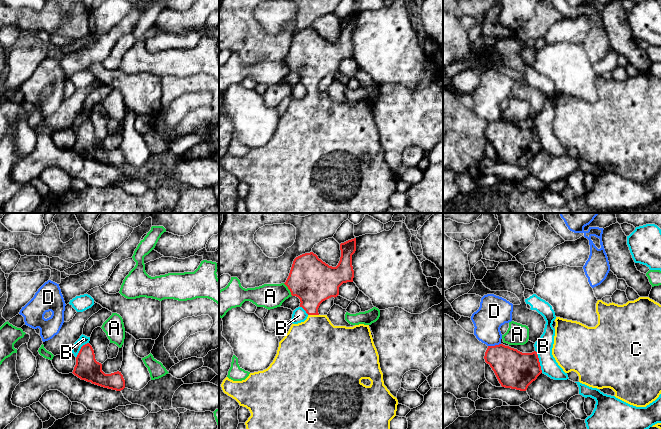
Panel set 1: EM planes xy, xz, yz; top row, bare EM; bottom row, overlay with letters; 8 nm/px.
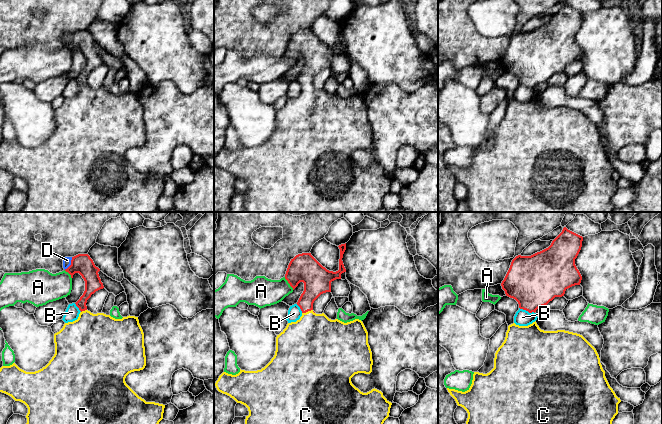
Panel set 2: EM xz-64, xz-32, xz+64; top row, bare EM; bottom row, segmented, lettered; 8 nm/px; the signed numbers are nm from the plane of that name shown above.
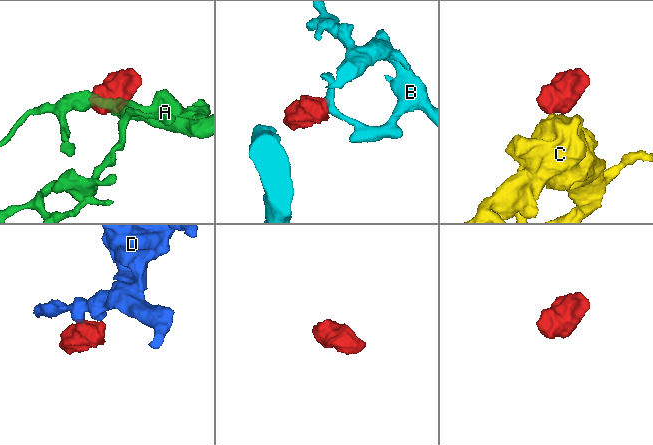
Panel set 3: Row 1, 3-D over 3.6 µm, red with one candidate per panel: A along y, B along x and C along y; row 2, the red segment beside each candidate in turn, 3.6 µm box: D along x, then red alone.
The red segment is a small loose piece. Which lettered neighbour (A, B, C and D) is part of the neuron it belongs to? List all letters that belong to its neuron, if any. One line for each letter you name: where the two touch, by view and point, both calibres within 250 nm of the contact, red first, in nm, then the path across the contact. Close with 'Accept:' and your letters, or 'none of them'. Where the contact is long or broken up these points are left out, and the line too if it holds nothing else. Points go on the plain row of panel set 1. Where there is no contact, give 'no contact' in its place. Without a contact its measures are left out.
C: meets red in xz at (313, 90); 320 nm thick on the red side, 440 nm on the other; runs through xz (313, 59), (313, 90), (316, 103), (316, 121)
Accept: C

